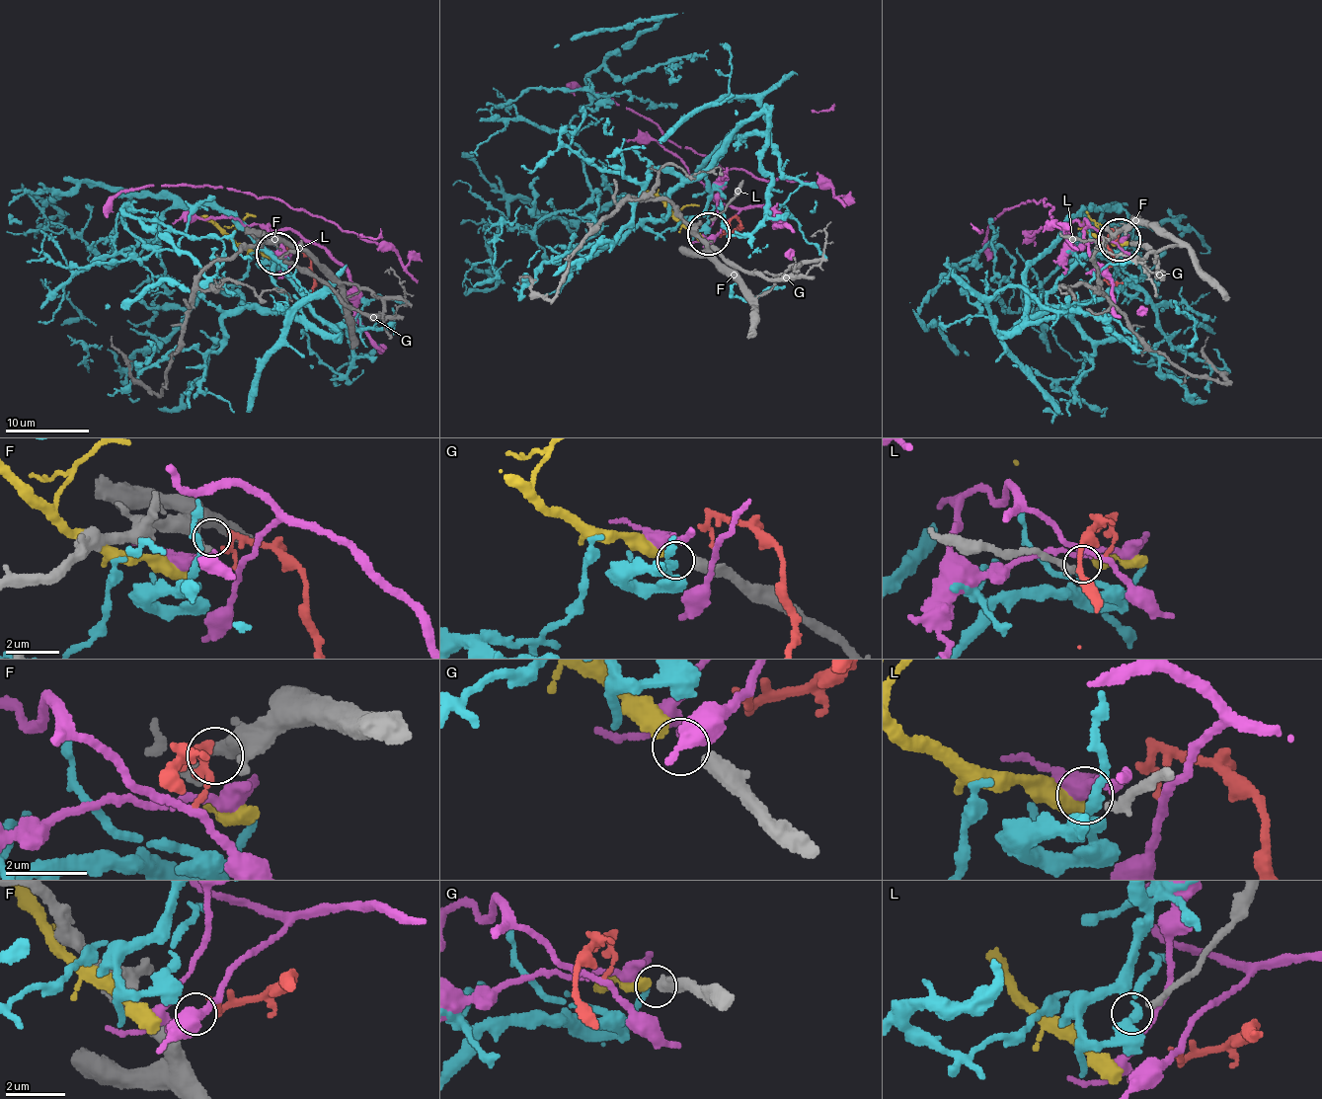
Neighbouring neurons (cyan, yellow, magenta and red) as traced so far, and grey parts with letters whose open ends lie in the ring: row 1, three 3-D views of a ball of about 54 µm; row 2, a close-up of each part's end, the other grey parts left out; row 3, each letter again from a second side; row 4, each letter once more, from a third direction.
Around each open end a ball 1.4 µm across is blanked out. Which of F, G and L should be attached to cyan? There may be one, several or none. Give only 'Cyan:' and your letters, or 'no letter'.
Cyan: no letter

